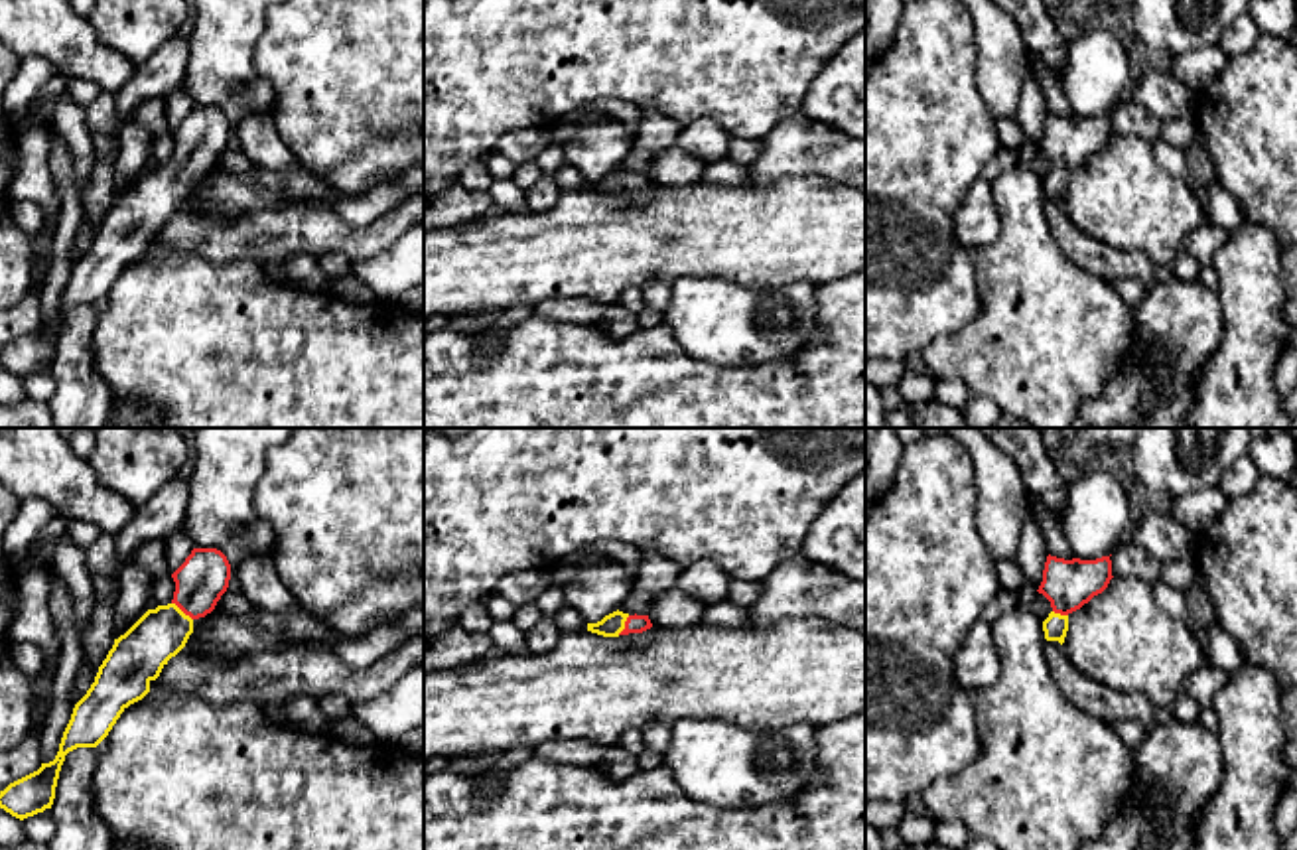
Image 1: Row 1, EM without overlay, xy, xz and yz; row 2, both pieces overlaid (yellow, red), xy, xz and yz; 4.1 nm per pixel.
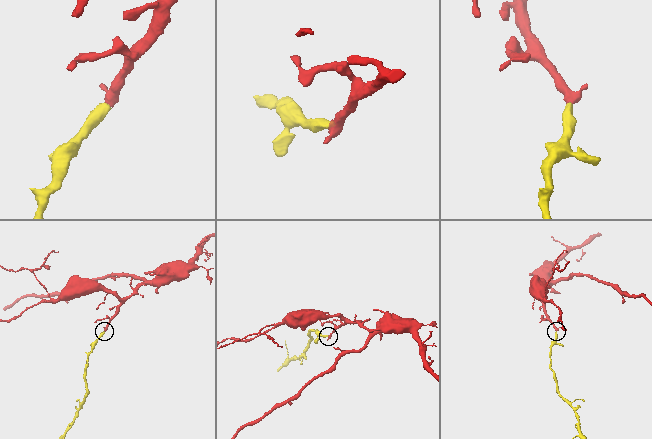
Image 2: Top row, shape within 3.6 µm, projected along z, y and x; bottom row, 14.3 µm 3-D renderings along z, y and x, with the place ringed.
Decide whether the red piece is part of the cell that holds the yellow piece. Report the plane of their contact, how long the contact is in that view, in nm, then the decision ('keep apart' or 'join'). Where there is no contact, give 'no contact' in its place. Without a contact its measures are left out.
contact in xy; length 120 nm; join

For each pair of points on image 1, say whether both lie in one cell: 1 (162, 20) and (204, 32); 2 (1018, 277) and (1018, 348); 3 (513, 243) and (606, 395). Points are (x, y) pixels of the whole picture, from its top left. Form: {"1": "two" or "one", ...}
{"1": "two", "2": "one", "3": "two"}

